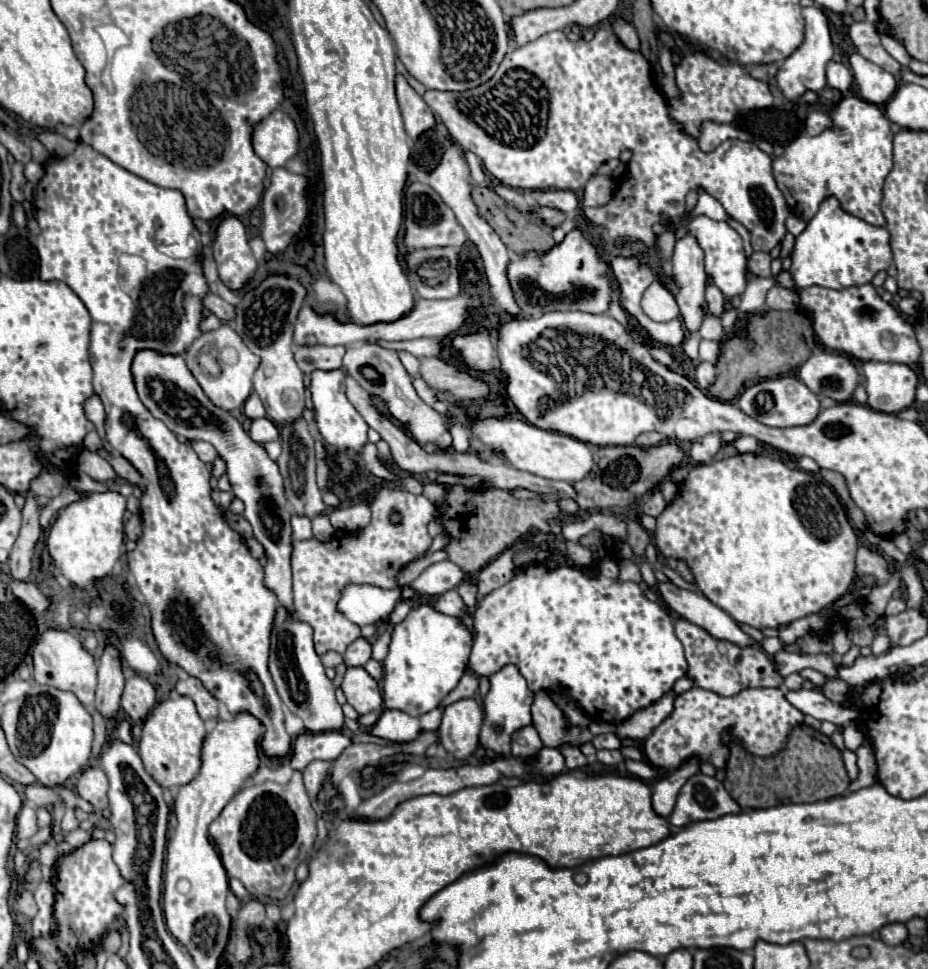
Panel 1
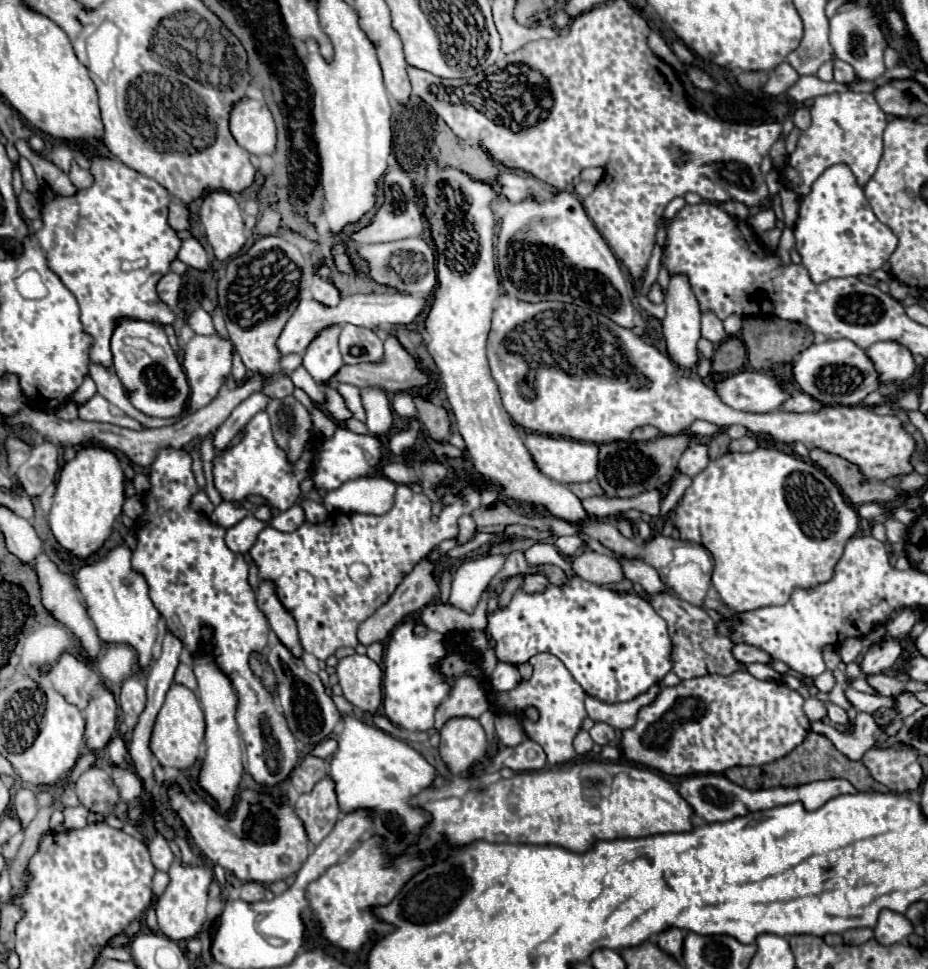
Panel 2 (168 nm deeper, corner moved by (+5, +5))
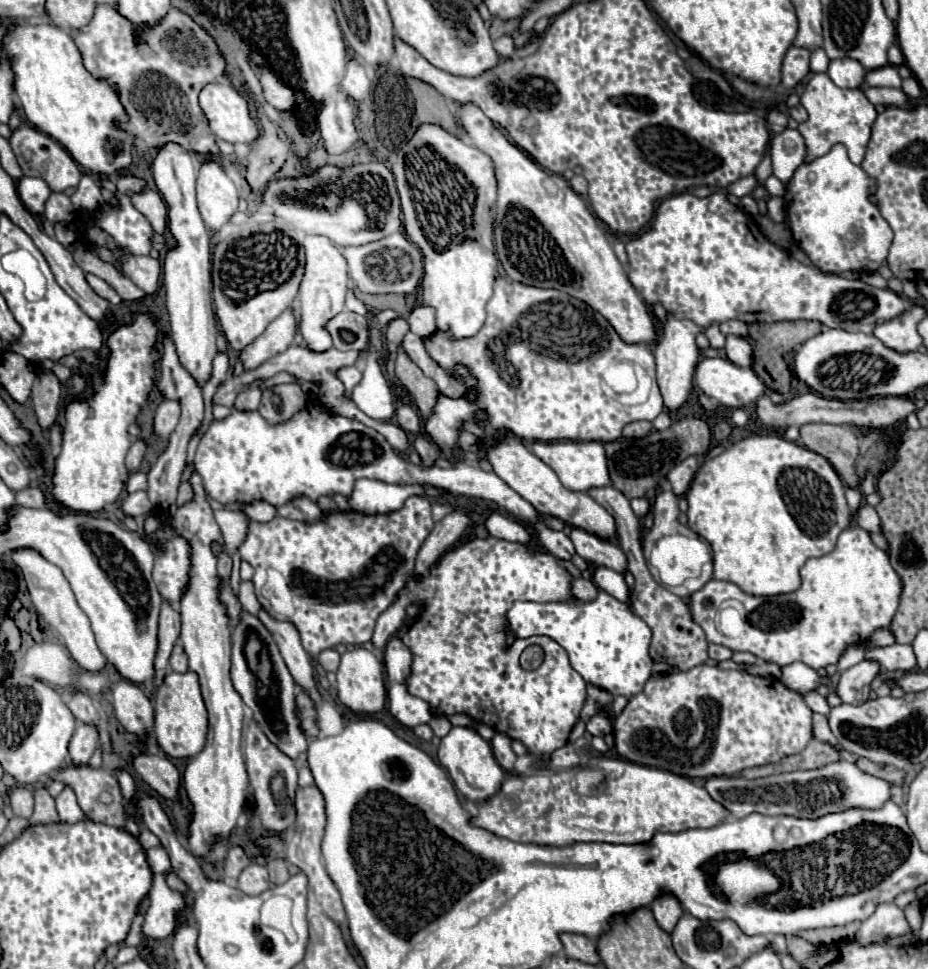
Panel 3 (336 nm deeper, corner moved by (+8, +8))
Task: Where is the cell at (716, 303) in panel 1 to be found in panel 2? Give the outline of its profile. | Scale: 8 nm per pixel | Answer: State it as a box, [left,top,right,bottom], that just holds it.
[702,313,726,345]

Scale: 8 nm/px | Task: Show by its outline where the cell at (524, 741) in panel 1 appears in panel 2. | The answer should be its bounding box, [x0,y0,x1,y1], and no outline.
[496,715,526,747]

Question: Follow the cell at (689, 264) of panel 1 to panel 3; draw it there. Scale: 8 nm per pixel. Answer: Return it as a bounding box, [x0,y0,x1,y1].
[655,312,703,412]

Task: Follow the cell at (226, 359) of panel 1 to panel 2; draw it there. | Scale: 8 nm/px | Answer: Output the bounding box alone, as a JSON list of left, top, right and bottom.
[182,335,234,413]

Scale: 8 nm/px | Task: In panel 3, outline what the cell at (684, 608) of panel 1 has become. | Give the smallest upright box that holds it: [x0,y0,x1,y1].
[571,528,627,574]

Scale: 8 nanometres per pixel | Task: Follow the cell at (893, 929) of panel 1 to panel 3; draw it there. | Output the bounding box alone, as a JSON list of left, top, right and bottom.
[855,904,911,944]

